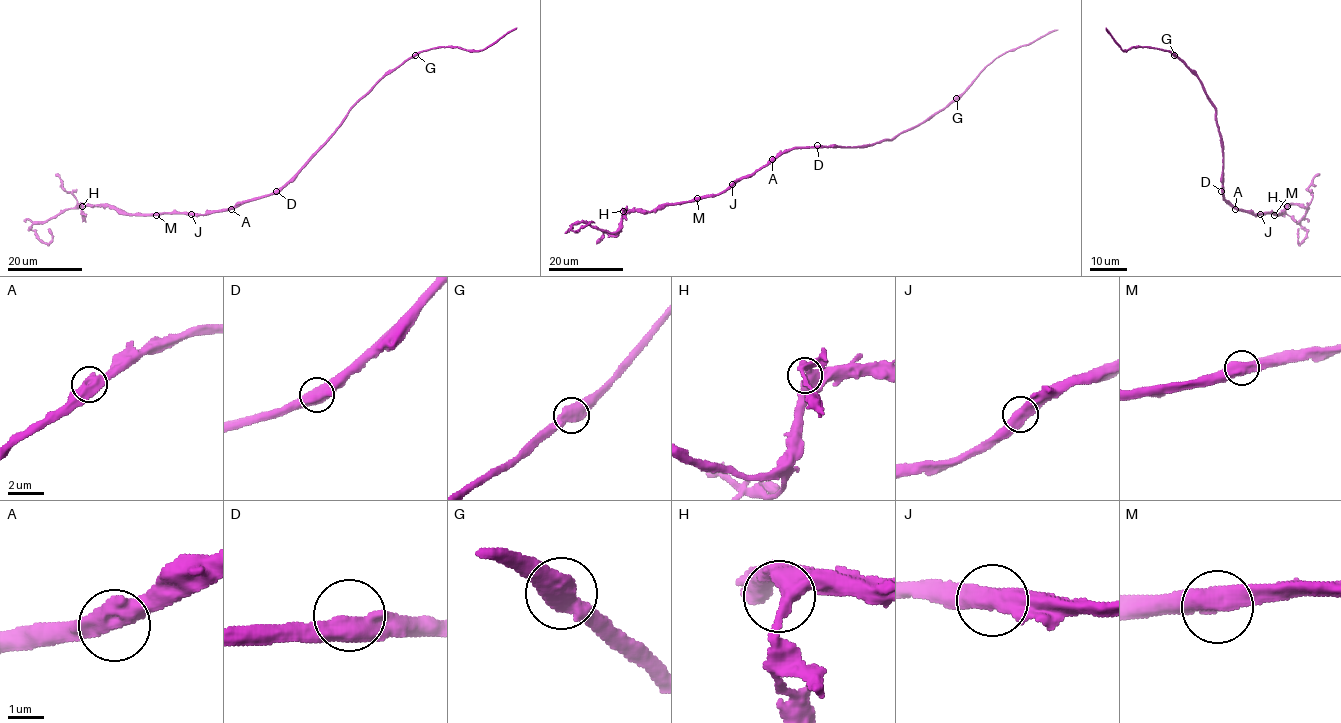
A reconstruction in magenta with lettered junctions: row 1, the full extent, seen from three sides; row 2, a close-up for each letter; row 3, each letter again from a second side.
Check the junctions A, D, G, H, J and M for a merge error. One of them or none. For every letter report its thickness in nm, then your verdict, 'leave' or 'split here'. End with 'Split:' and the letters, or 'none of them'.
A: 600 nm thick; leave
D: 550 nm thick; leave
G: 550 nm thick; leave
H: 480 nm thick; leave
J: 550 nm thick; leave
M: 600 nm thick; leave
Split: none of them

